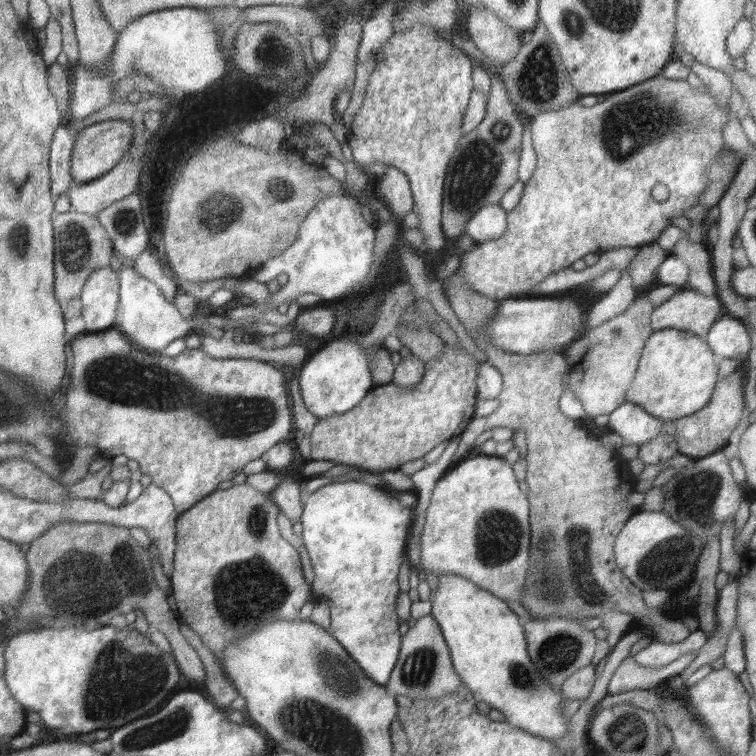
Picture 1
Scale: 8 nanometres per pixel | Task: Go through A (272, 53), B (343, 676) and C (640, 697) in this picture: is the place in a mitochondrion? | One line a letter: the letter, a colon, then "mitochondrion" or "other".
A: mitochondrion
B: mitochondrion
C: mitochondrion

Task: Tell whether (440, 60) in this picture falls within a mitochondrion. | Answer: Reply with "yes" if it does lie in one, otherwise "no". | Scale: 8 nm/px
no

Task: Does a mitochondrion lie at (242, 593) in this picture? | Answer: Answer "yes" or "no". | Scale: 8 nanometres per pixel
yes

